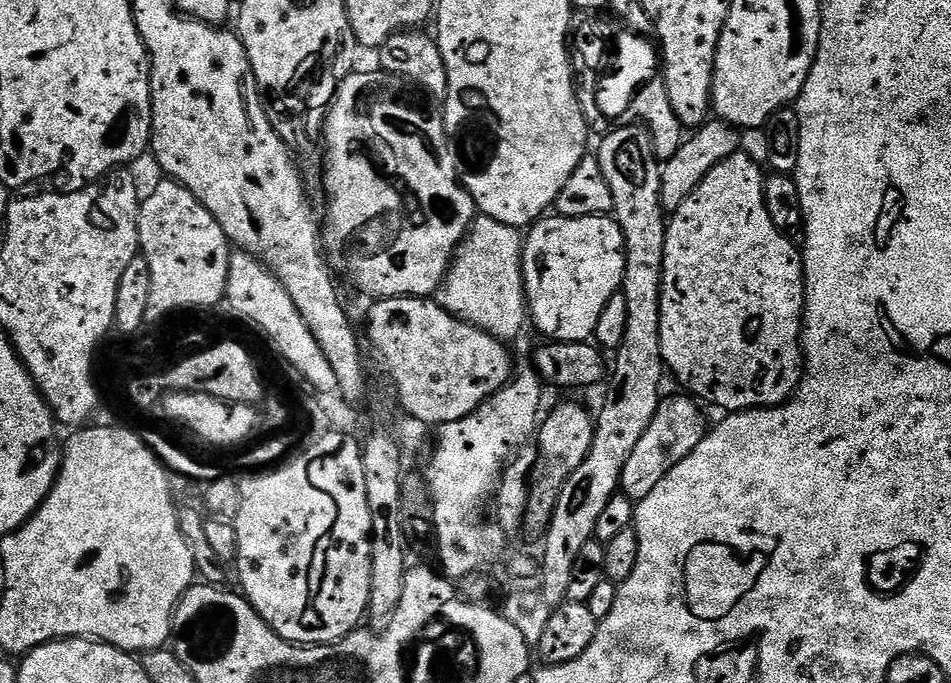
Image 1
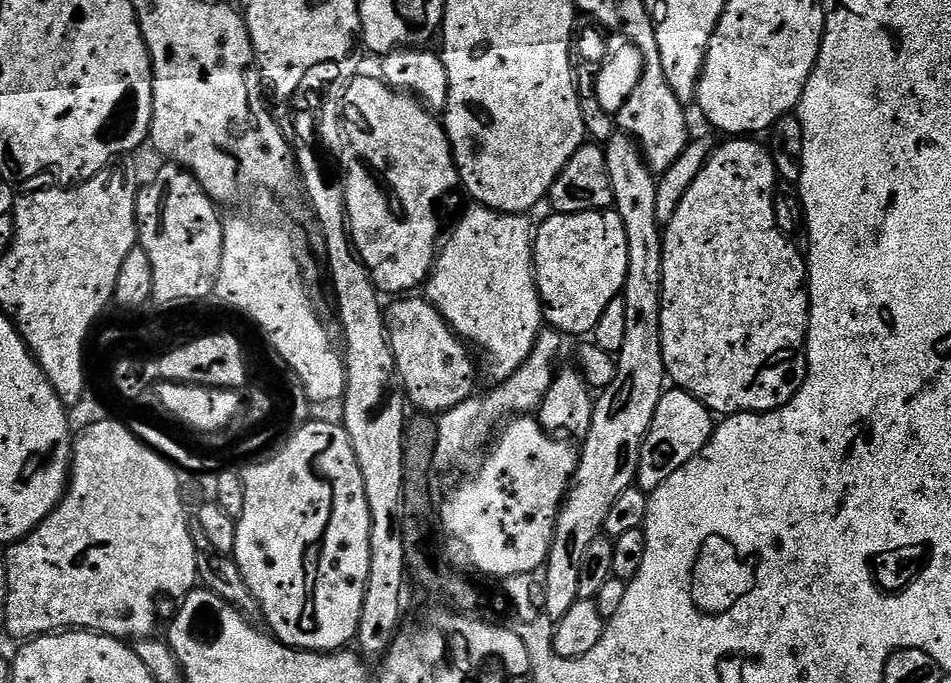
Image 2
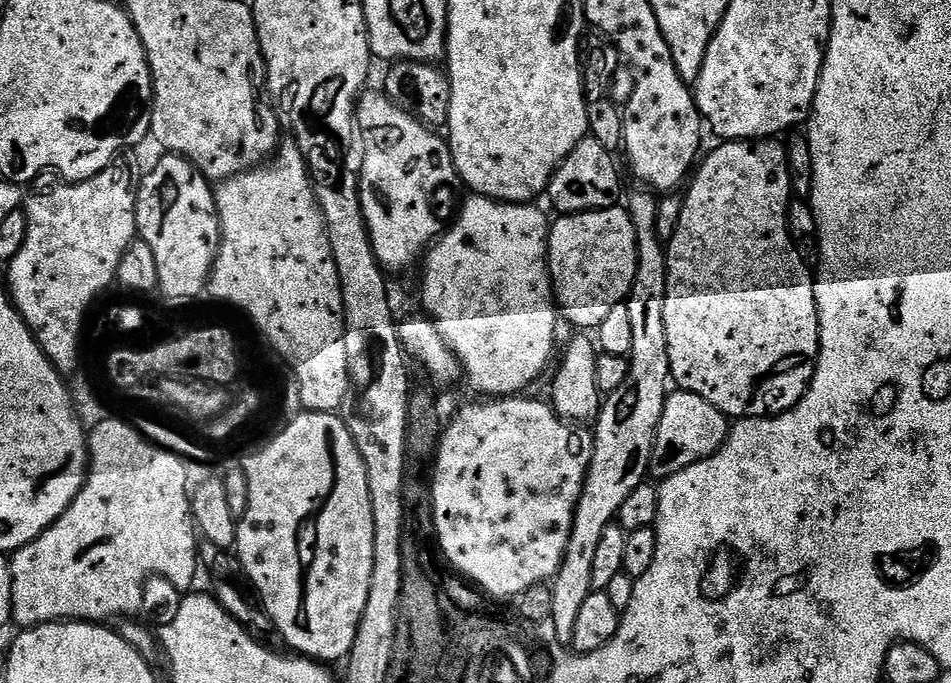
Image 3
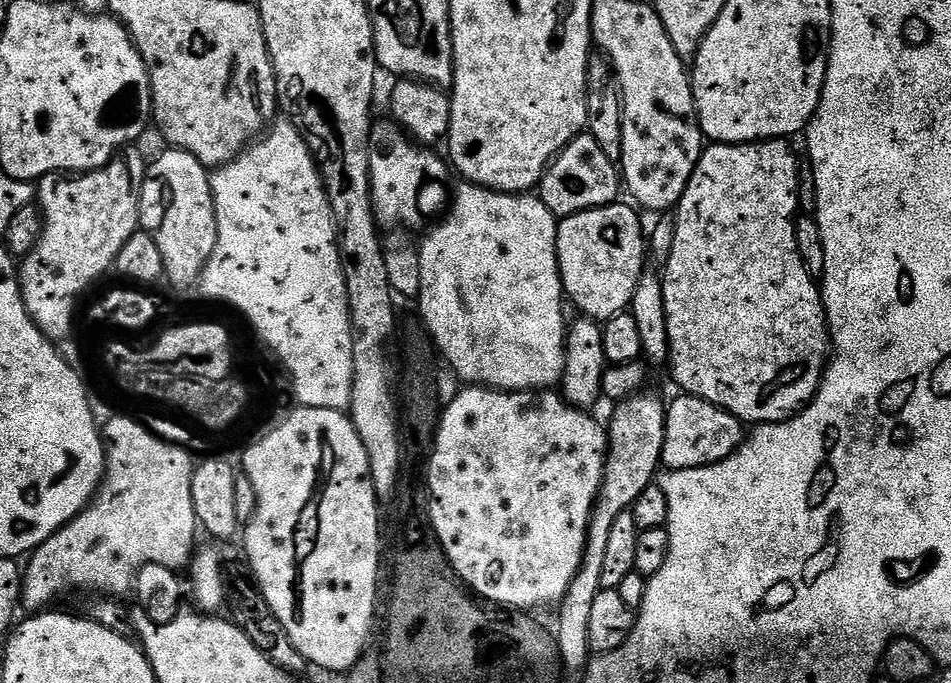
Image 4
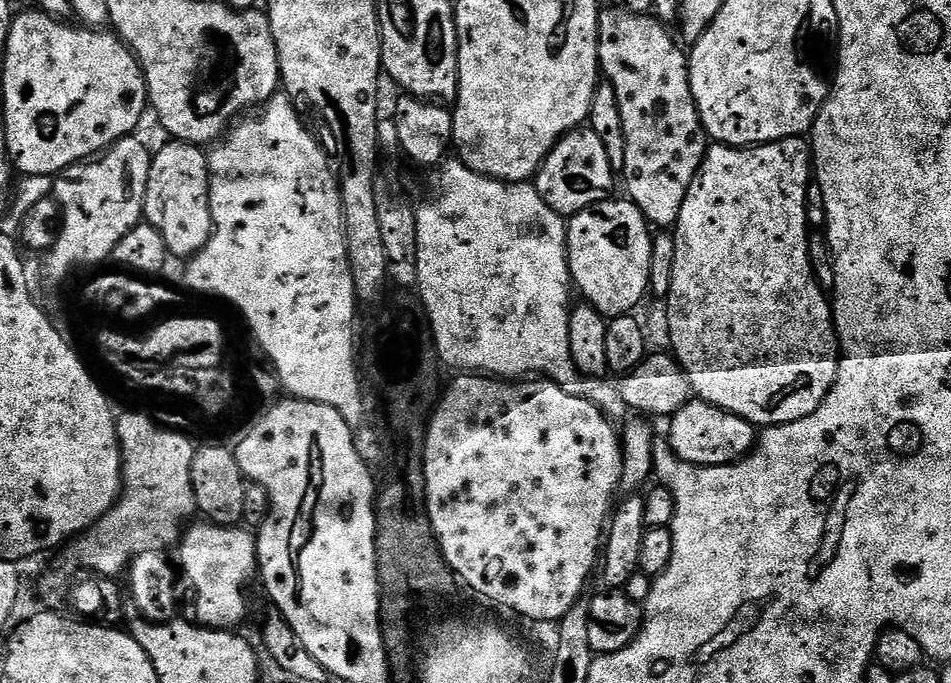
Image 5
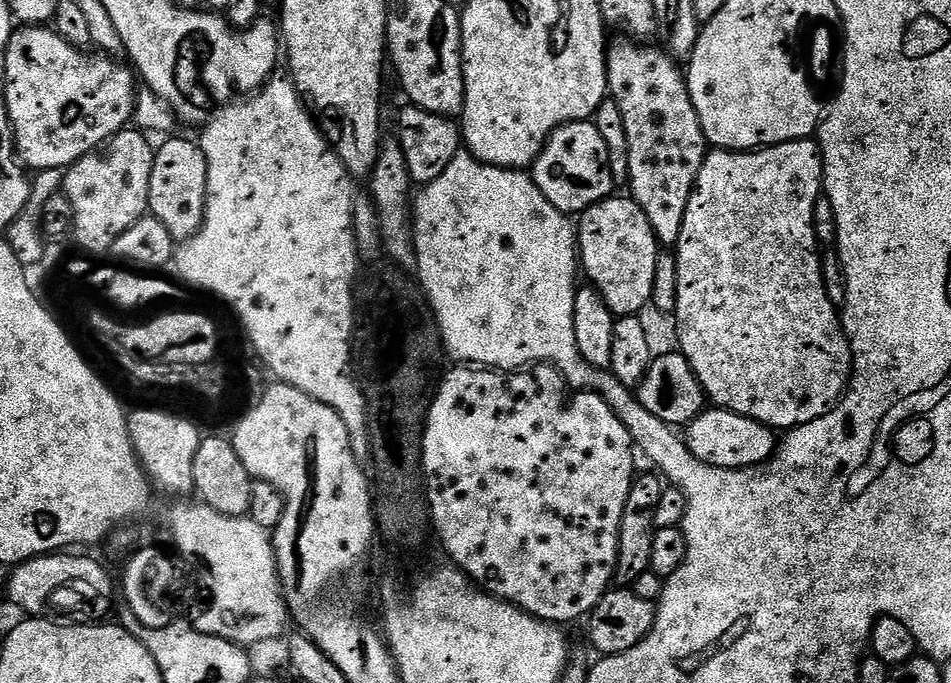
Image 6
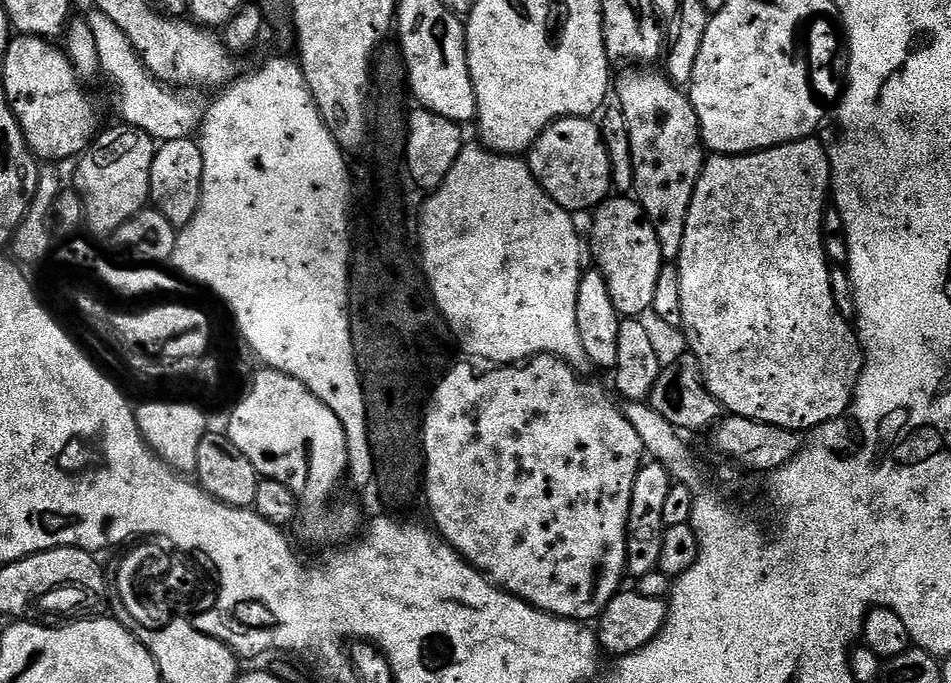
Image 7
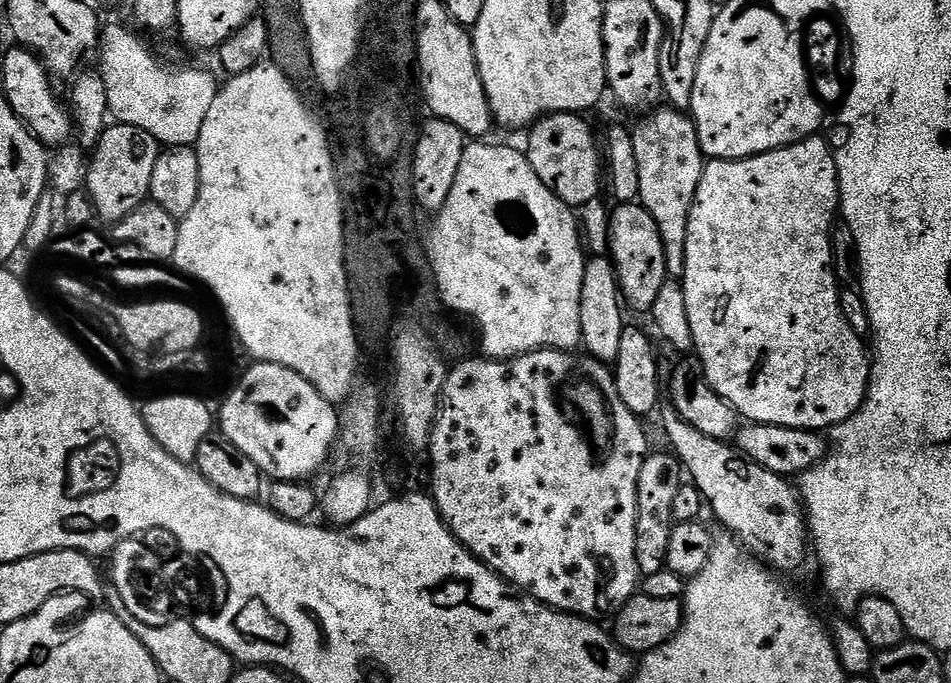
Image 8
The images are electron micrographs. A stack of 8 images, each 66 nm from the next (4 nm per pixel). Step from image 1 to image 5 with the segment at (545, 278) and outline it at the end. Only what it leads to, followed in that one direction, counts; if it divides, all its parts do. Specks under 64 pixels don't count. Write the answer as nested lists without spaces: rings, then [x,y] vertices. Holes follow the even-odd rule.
[[[609,198],[597,207],[577,212],[567,221],[568,230],[568,274],[571,283],[581,292],[583,299],[596,308],[605,318],[627,316],[635,313],[636,307],[649,295],[650,254],[652,253],[653,233],[647,218],[638,210],[638,206],[627,198]]]

